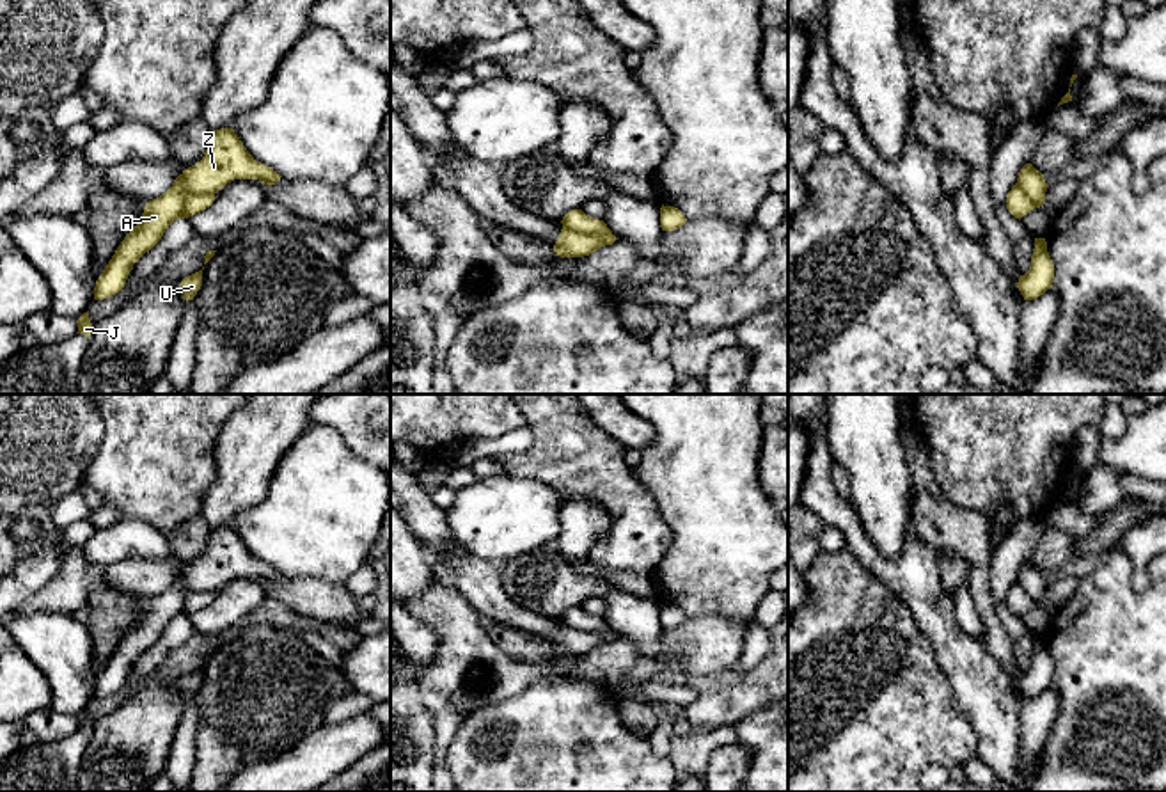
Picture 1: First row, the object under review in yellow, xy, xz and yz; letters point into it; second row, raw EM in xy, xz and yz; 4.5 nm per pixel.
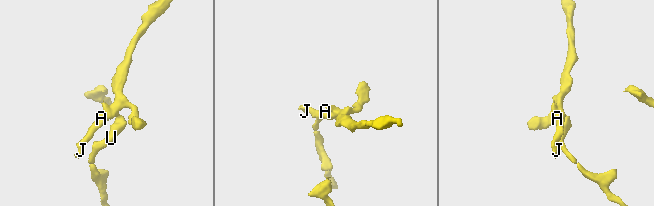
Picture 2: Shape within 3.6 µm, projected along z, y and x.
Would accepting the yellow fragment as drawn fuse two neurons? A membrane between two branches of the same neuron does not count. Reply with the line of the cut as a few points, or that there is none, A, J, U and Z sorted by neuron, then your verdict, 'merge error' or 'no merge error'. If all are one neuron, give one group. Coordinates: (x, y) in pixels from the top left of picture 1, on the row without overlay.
cut in xy along (213, 590), (190, 590), (185, 595), (181, 615); A J Z / U; merge error

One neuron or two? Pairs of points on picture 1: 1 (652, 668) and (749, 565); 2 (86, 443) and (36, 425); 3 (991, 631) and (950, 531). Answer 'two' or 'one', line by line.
1: two
2: one
3: one

